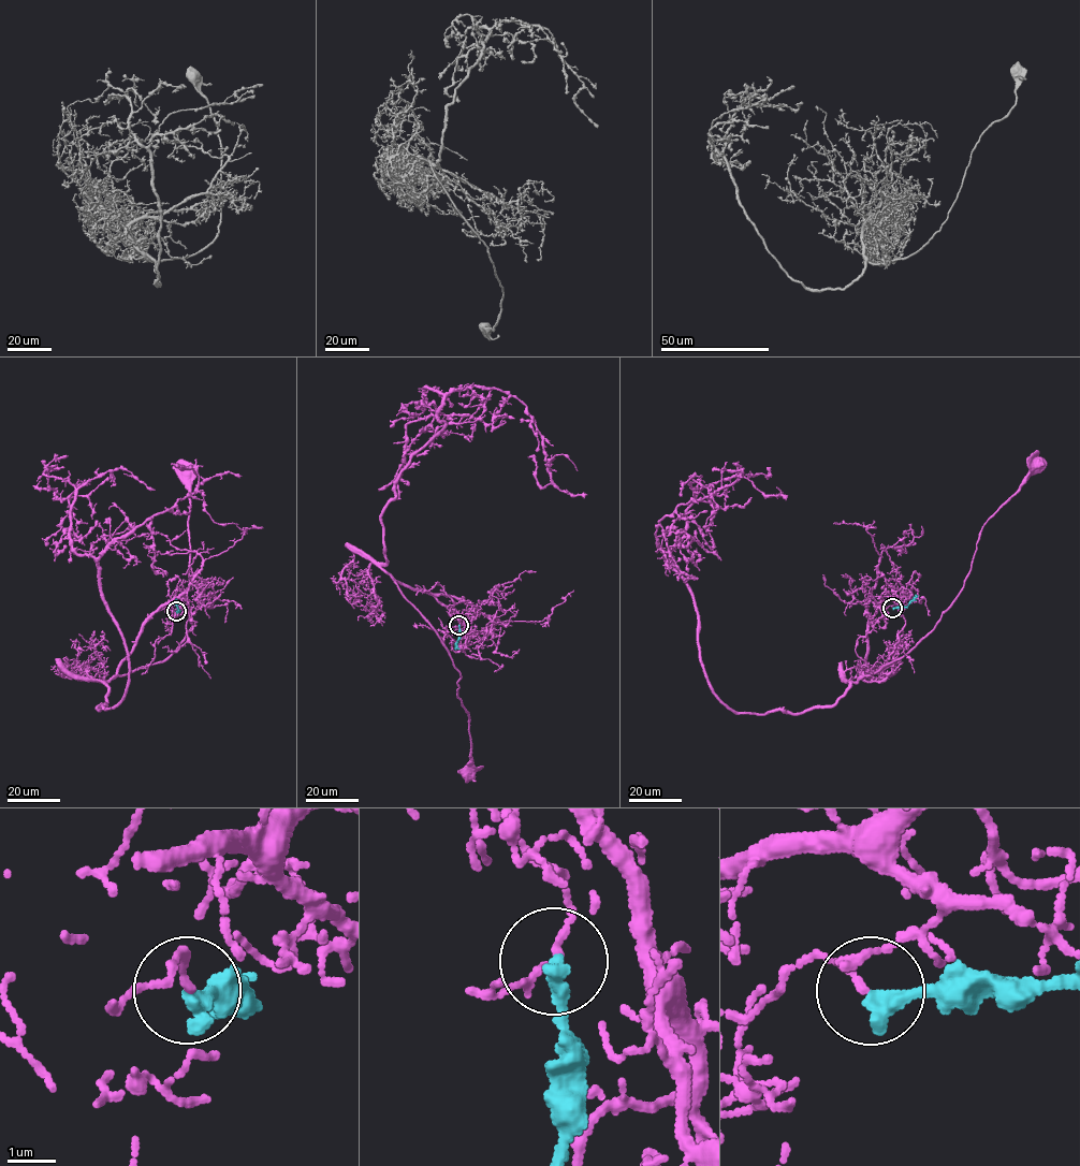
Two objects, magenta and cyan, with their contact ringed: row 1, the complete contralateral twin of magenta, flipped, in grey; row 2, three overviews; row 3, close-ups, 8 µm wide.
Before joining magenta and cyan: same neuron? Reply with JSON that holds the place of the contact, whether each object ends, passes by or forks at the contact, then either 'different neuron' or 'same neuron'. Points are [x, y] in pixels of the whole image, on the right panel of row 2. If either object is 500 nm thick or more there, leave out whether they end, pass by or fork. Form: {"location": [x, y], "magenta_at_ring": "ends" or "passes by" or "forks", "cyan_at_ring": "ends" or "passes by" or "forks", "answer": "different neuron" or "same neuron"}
{"location": [892, 608], "magenta_at_ring": "ends", "cyan_at_ring": "ends", "answer": "different neuron"}

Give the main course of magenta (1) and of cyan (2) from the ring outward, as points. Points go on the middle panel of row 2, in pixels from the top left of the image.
1: (458, 625), (451, 608), (395, 582), (461, 676), (457, 697), (469, 713), (475, 770), (470, 773)
2: (458, 625), (455, 650)

